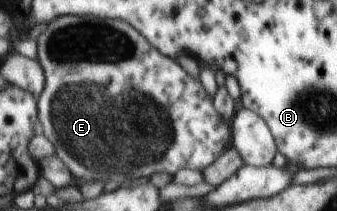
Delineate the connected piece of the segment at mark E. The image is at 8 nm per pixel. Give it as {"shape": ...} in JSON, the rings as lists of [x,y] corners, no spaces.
{"shape":[[[67,16],[58,18],[50,24],[50,28],[46,28],[38,34],[36,38],[36,54],[40,58],[40,62],[44,60],[44,72],[46,72],[46,88],[44,88],[44,96],[40,96],[40,131],[53,144],[55,152],[70,168],[70,172],[74,174],[74,178],[78,178],[81,182],[110,182],[114,180],[118,183],[126,182],[131,179],[143,184],[150,176],[154,174],[162,174],[167,172],[171,175],[180,172],[182,168],[190,168],[192,170],[206,170],[222,157],[222,154],[231,146],[232,129],[231,125],[224,120],[224,116],[216,110],[214,106],[215,98],[208,94],[208,90],[204,88],[201,77],[194,78],[190,76],[176,60],[164,56],[158,48],[152,46],[143,34],[140,34],[132,24],[128,24],[125,20],[113,18],[98,18],[98,16]]]}

